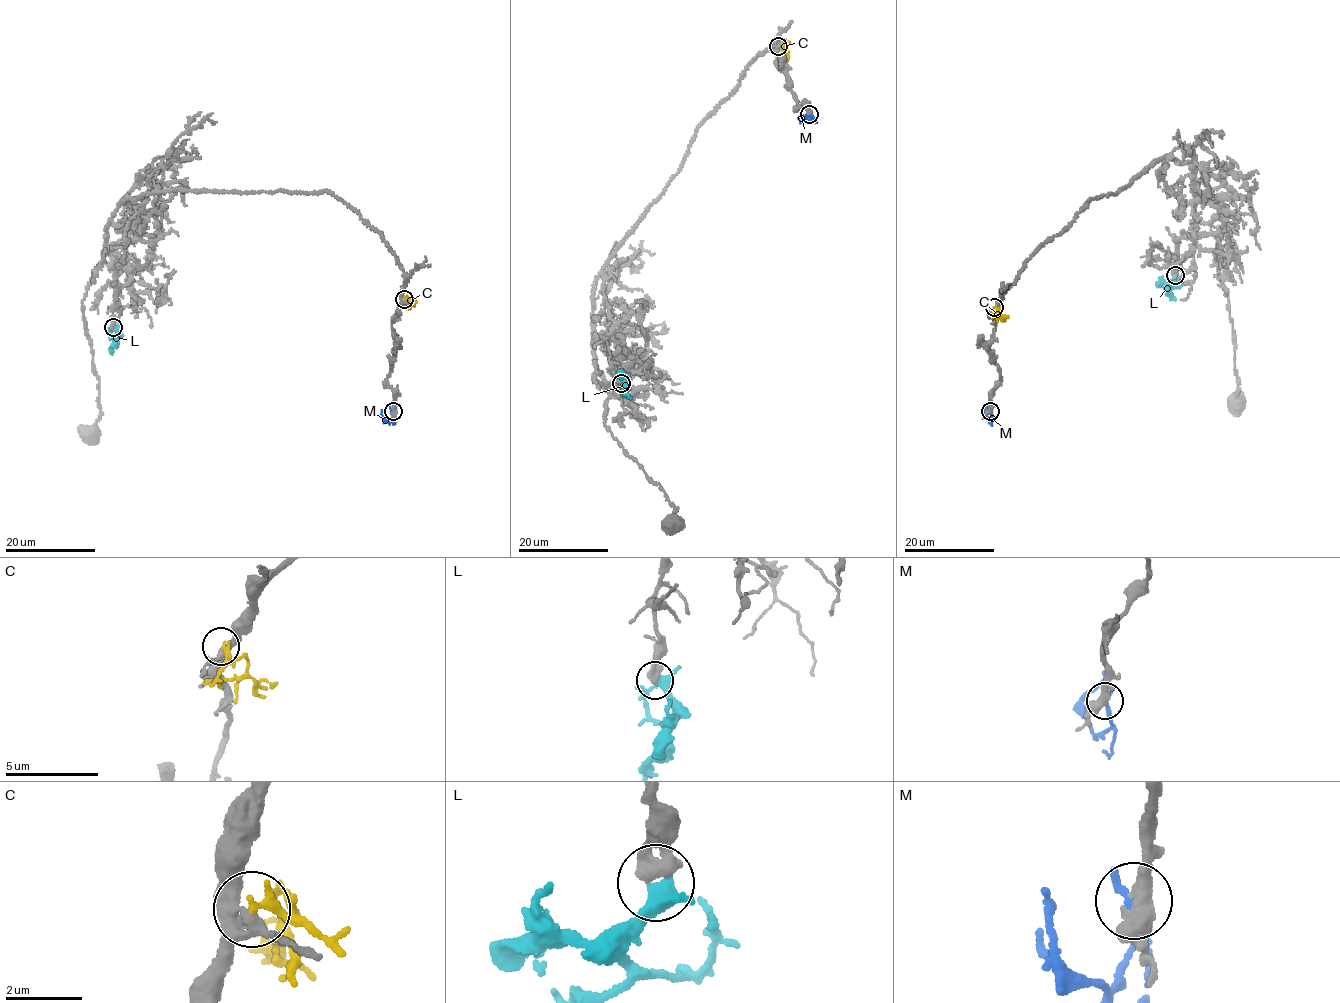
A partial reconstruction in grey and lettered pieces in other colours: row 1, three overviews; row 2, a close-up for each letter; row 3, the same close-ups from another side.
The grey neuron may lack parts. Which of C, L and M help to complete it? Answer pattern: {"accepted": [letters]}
{"accepted": []}

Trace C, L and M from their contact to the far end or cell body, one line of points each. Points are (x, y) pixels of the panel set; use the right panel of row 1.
C: (994, 307), (1005, 320)
L: (1174, 276), (1167, 291), (1175, 299)
M: (990, 410), (988, 418), (985, 411), (990, 405)

